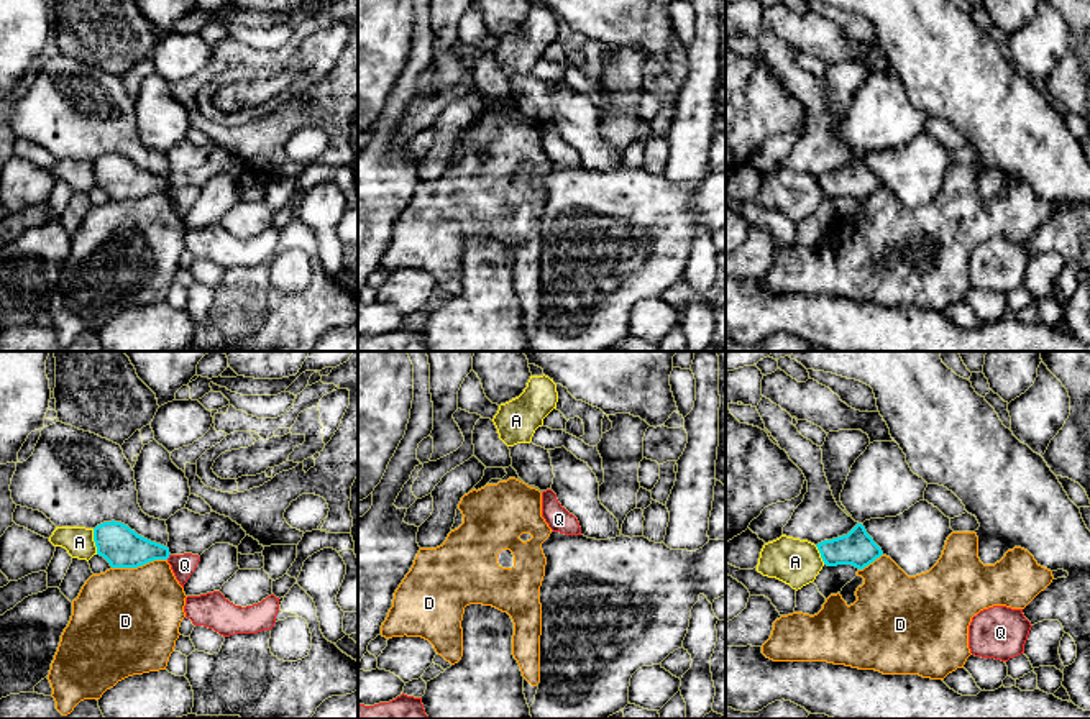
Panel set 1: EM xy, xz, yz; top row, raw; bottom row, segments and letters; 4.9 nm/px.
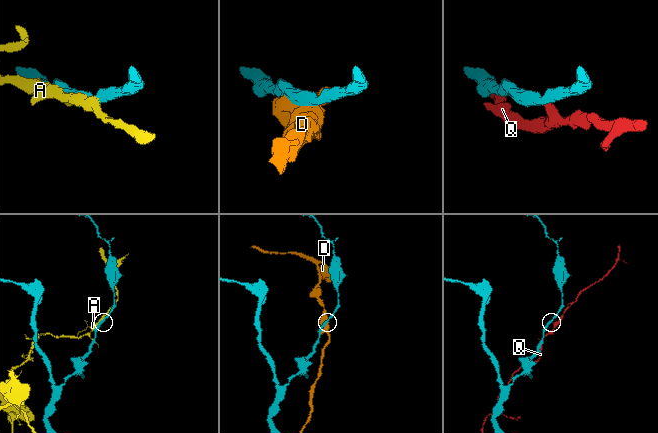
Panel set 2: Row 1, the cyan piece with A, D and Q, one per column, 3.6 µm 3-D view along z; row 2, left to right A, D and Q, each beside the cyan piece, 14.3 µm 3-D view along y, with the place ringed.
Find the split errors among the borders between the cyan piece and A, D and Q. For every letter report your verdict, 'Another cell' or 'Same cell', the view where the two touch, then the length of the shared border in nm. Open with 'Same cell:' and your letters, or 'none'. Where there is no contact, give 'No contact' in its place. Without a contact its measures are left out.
Same cell: none
A: Another cell. Touches cyan in xy. Shared border 130 nm
D: Another cell. Touches cyan in xy. Shared border 280 nm
Q: Another cell. Touches cyan in xy. Shared border 40 nm

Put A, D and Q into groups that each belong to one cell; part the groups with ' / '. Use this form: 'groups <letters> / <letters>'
groups A / D / Q

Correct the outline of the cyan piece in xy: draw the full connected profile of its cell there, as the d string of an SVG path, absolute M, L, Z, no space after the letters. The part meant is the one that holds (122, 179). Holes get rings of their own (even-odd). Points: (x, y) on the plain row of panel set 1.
M103 154L94 161L97 187L112 200L138 200L154 192L167 192L169 181L151 174L121 154Z

